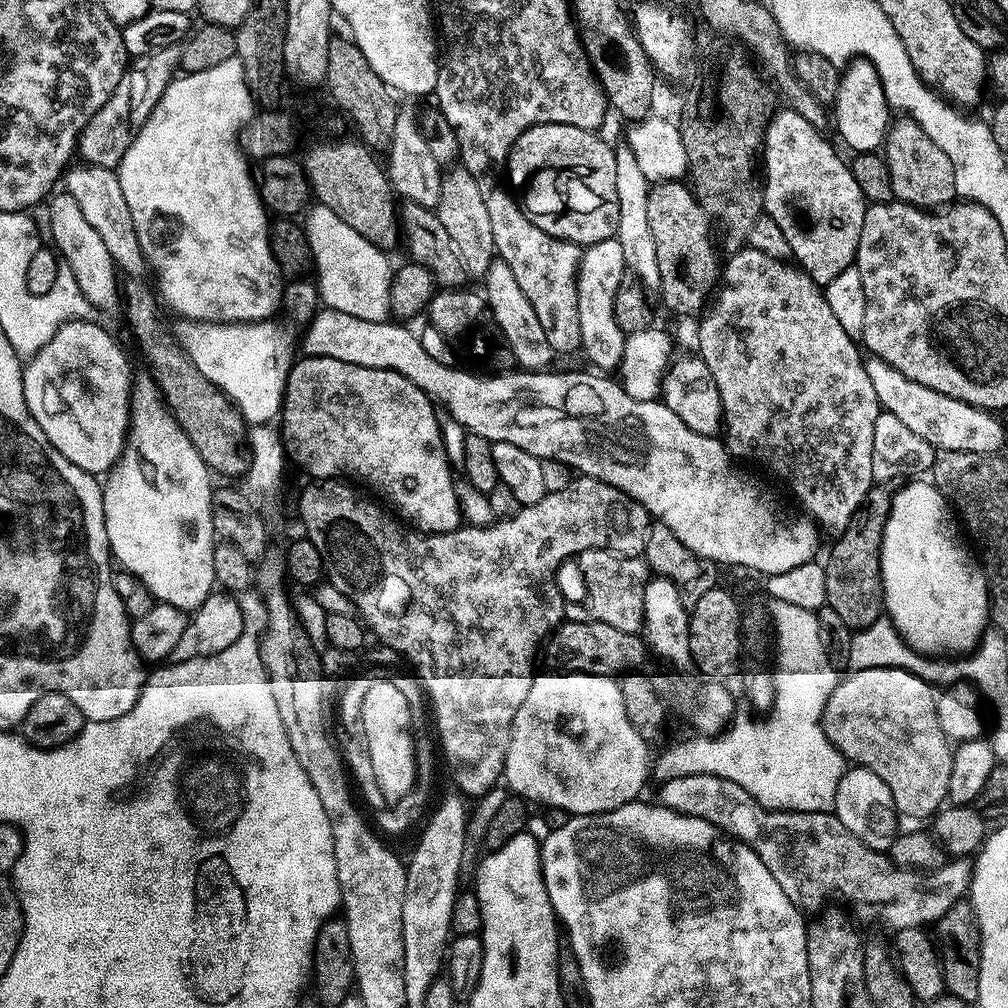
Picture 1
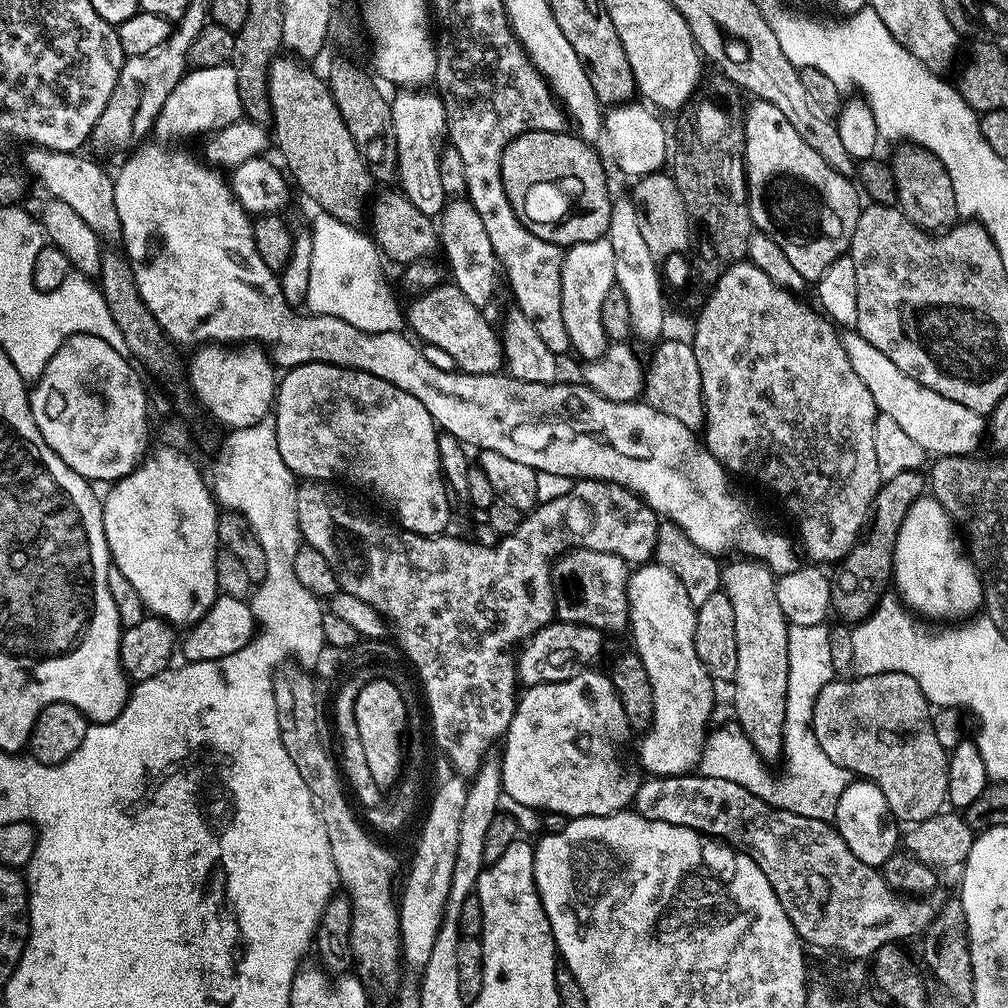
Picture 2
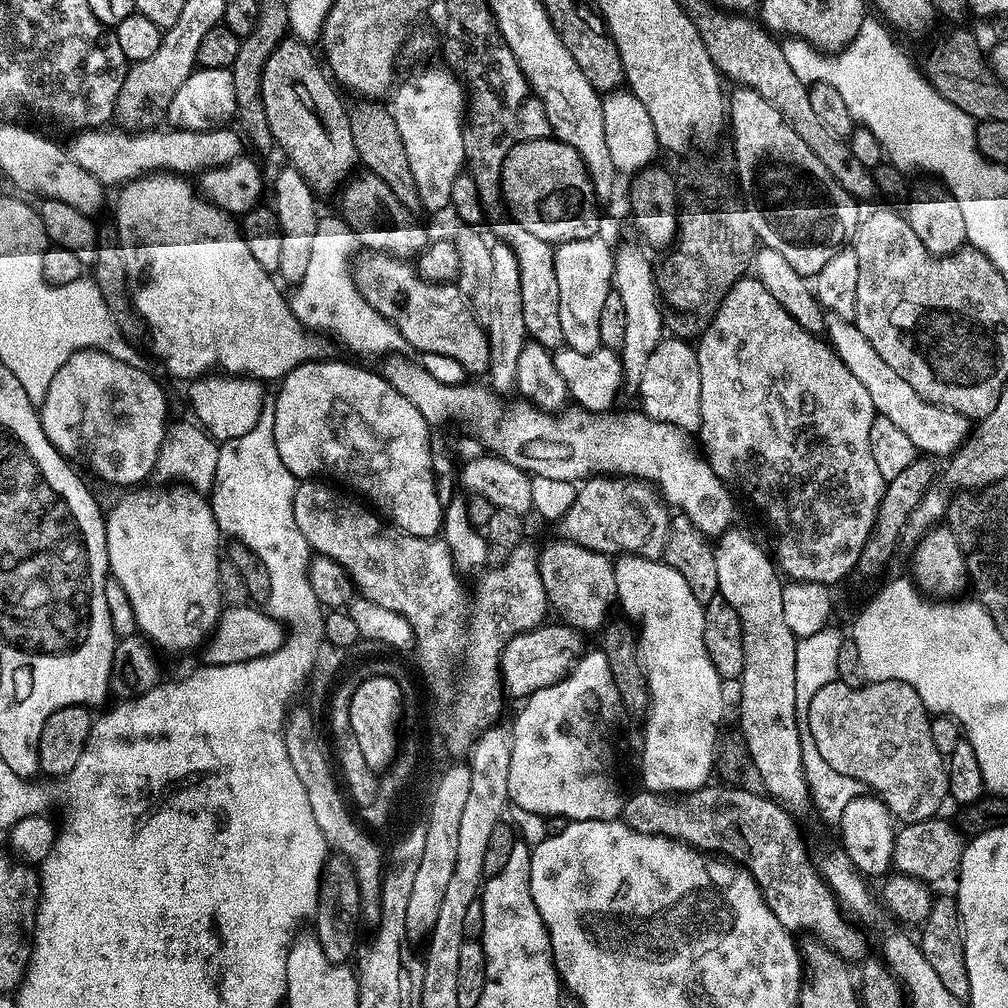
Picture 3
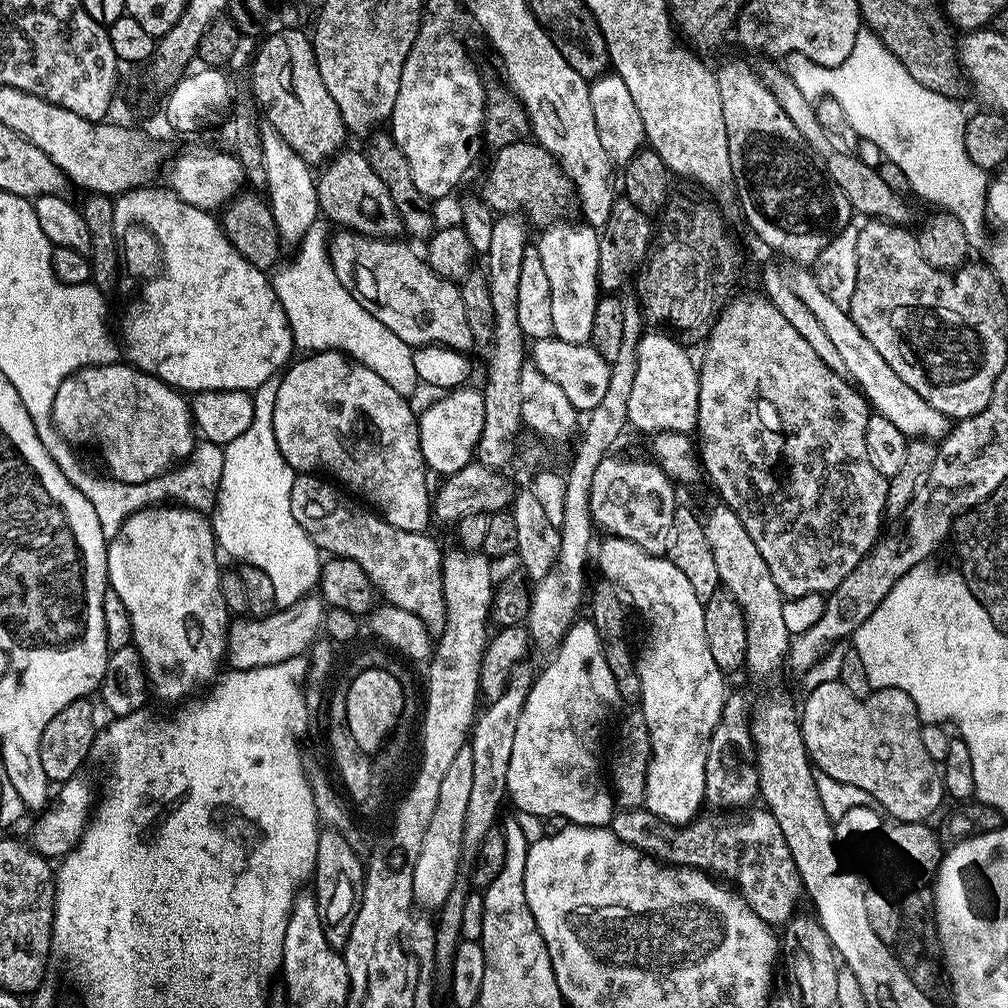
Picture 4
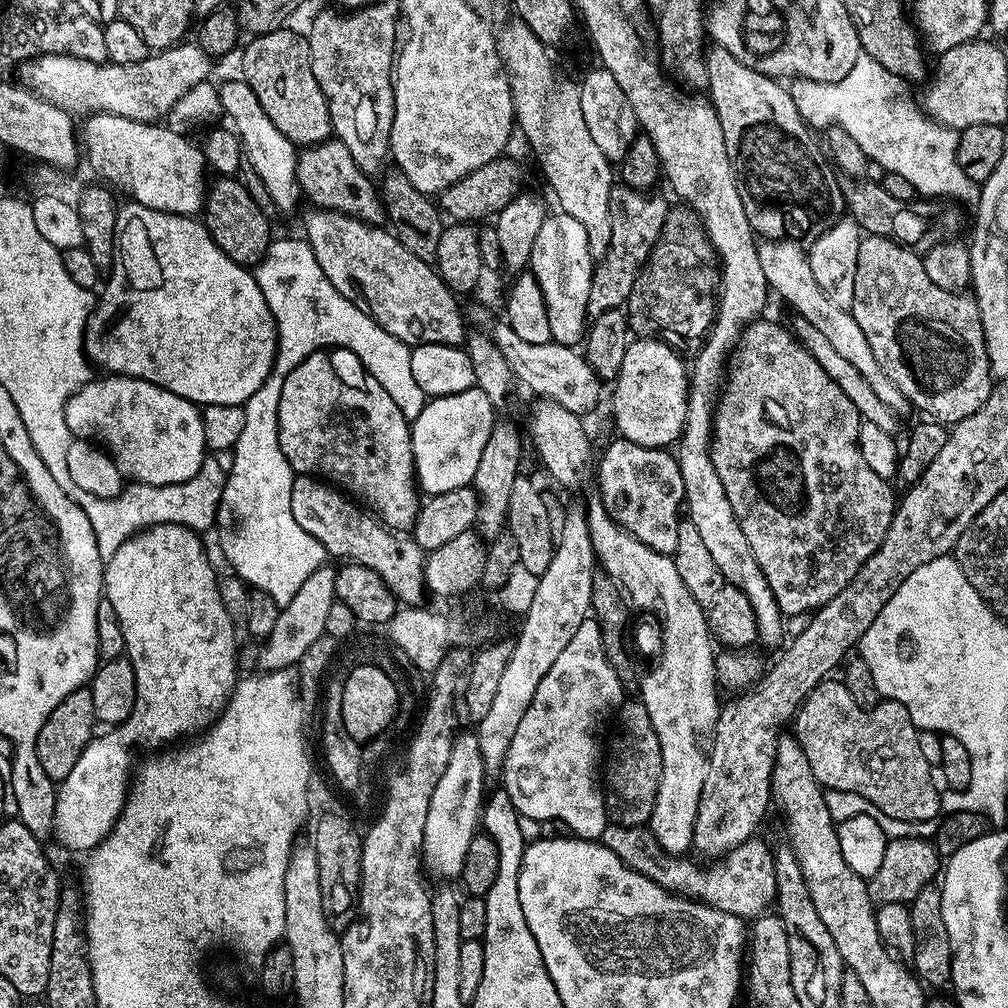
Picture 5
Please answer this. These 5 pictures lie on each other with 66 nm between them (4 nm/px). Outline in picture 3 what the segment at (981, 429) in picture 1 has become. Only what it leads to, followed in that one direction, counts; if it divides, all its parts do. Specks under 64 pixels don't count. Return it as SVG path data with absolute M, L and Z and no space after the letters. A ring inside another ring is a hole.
M829 319L826 332L841 362L849 368L850 374L854 374L854 378L858 378L858 382L862 382L862 386L866 386L866 394L870 394L877 413L890 418L890 422L894 422L894 426L898 426L898 430L902 430L902 434L906 434L906 438L914 442L917 450L924 454L932 451L933 457L947 457L964 443L970 432L968 417L960 412L953 412L951 408L942 408L929 400L923 400L894 369L886 366L878 350L870 346L868 339L856 329L851 319Z

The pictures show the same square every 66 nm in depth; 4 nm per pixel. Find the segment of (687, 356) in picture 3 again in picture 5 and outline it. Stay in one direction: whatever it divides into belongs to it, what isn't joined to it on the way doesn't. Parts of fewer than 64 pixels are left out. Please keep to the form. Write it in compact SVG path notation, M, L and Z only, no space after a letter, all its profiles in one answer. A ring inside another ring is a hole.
M636 338L629 343L622 370L611 385L612 420L623 439L659 449L679 441L686 422L690 372L676 352L673 345L662 340Z

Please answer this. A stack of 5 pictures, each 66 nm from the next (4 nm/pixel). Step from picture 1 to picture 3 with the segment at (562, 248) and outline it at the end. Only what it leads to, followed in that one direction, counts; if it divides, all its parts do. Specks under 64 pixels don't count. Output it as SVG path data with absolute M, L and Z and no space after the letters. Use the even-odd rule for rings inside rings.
M505 218L496 224L496 232L501 241L512 247L518 258L518 278L522 294L522 318L524 331L533 341L549 350L555 350L564 344L562 338L562 322L558 322L558 278L554 274L553 245L535 234L530 234L526 226L516 220Z

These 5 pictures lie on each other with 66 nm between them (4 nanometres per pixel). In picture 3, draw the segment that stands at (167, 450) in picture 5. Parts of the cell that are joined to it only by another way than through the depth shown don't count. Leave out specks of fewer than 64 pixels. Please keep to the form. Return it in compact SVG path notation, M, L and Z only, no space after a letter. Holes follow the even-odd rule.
M84 348L81 352L75 352L56 371L54 378L50 378L46 396L38 404L42 430L61 455L69 461L81 460L88 464L94 475L101 476L108 484L124 488L120 490L143 485L153 475L164 432L170 423L168 400L159 382L150 373L143 372L138 365L96 348Z

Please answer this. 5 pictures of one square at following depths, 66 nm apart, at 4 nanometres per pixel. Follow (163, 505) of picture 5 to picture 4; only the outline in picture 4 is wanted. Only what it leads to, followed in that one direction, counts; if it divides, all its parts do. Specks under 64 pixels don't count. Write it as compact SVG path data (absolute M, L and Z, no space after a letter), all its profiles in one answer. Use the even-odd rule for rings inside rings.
M199 441L191 455L179 466L174 466L146 483L118 482L110 476L102 478L92 472L84 474L83 463L77 455L72 455L72 476L68 480L77 487L90 504L96 508L96 515L102 532L109 540L116 536L124 520L136 515L144 508L171 502L188 507L197 512L207 513L216 504L218 486L221 484L222 467L225 462L223 447L210 441Z

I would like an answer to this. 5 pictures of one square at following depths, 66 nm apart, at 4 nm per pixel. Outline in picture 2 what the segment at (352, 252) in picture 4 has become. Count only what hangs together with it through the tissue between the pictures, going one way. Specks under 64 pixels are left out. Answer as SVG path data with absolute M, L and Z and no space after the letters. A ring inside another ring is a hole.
M444 282L421 291L415 298L417 300L409 306L408 312L406 308L406 324L412 327L411 335L417 341L446 350L461 372L495 371L494 350L501 349L501 339L497 331L492 330L491 322L484 317L485 313L476 308L461 290L452 282Z

